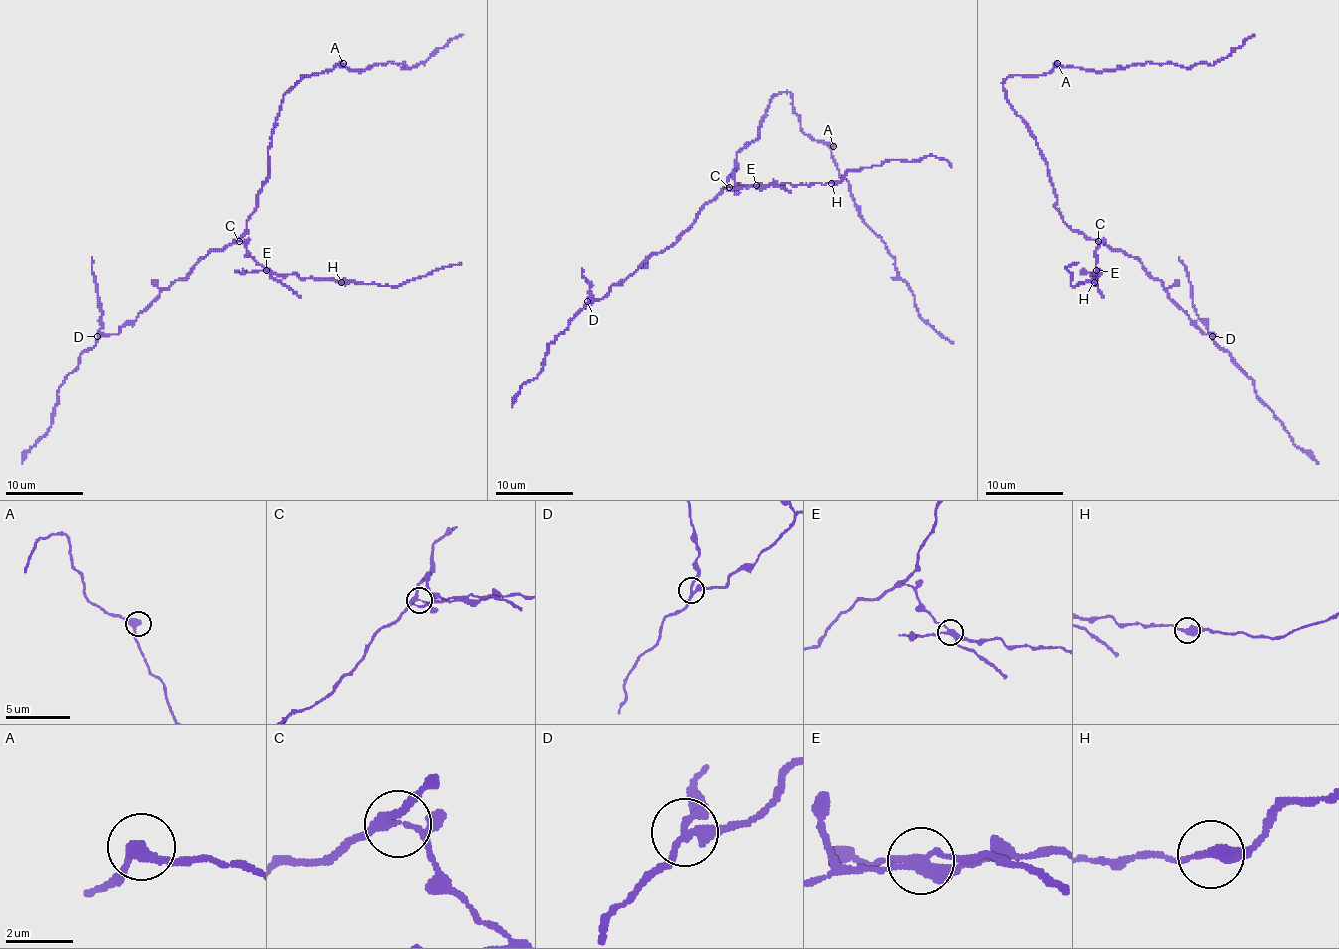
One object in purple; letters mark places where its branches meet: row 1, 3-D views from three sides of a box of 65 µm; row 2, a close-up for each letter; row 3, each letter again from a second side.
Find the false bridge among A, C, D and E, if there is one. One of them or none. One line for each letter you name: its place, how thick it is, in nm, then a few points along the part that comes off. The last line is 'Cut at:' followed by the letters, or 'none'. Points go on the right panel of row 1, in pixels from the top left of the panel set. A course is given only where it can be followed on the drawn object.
E: place (1096, 270); calibre 300 nm; course (1096, 270), (1094, 280), (1072, 286), (1072, 276), (1067, 268), (1078, 263)
Cut at: E

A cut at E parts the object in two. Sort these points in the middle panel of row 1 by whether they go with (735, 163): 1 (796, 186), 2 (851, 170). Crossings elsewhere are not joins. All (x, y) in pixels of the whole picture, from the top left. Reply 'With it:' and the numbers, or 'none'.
With it: none

